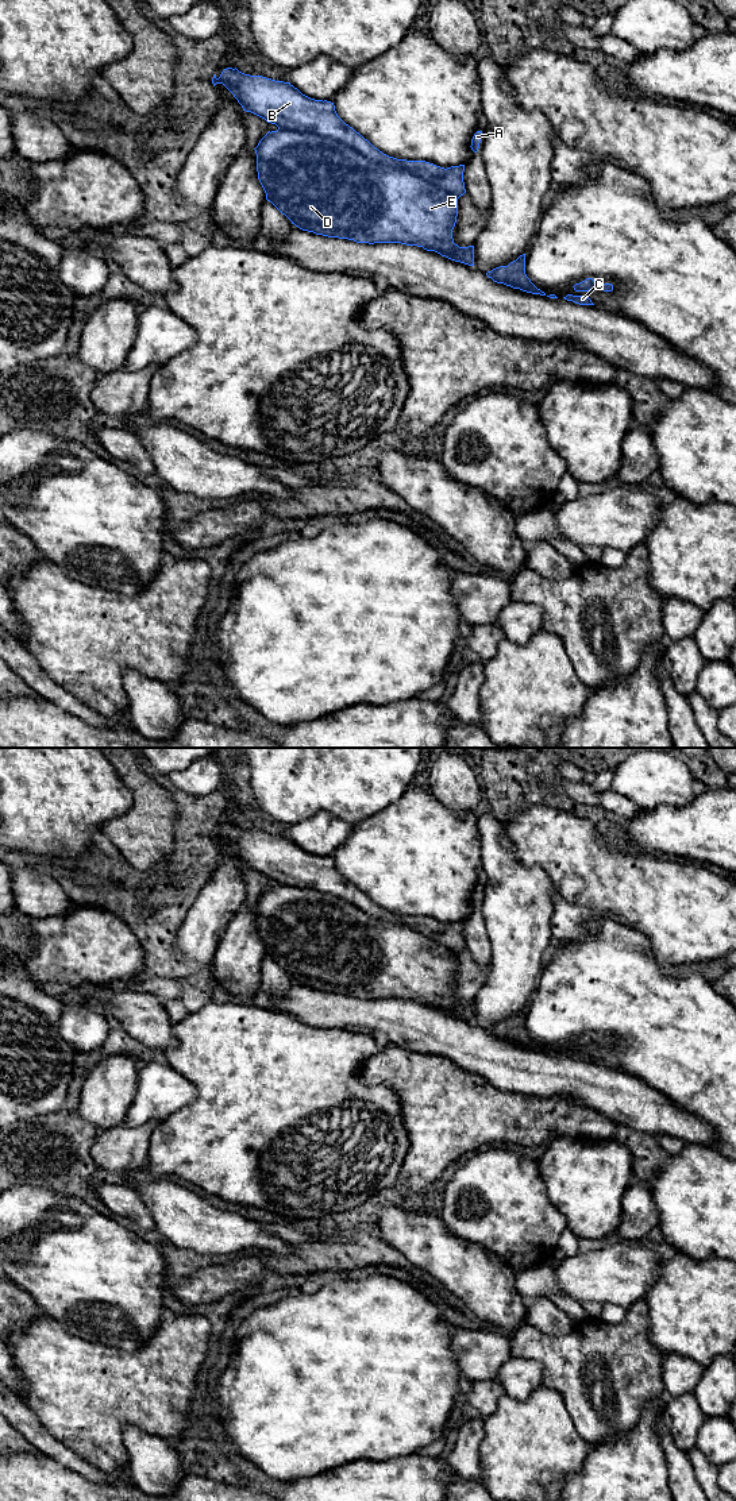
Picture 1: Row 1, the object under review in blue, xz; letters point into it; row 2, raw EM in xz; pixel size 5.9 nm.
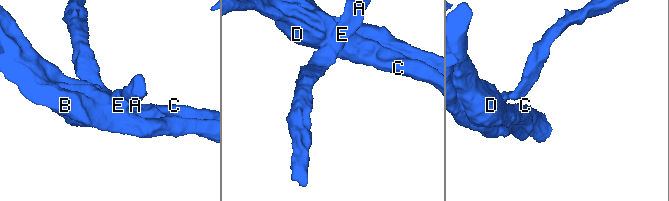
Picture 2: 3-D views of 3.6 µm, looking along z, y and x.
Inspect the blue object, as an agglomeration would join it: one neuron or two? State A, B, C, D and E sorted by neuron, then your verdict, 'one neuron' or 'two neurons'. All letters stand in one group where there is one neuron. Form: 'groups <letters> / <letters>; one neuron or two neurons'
groups A / B C D E; two neurons

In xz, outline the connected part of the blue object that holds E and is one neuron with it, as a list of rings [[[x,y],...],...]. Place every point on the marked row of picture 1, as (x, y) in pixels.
[[[227,67],[219,78],[213,74],[212,84],[223,84],[243,111],[278,127],[254,148],[257,171],[266,200],[292,224],[357,243],[417,246],[474,266],[474,246],[459,247],[452,239],[458,200],[435,185],[444,167],[384,154],[338,116],[334,103],[311,99],[290,82]]]

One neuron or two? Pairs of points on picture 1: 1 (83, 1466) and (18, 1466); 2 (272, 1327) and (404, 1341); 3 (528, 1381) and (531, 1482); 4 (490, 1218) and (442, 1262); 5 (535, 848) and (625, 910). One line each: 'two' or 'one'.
1: two
2: one
3: one
4: two
5: one

